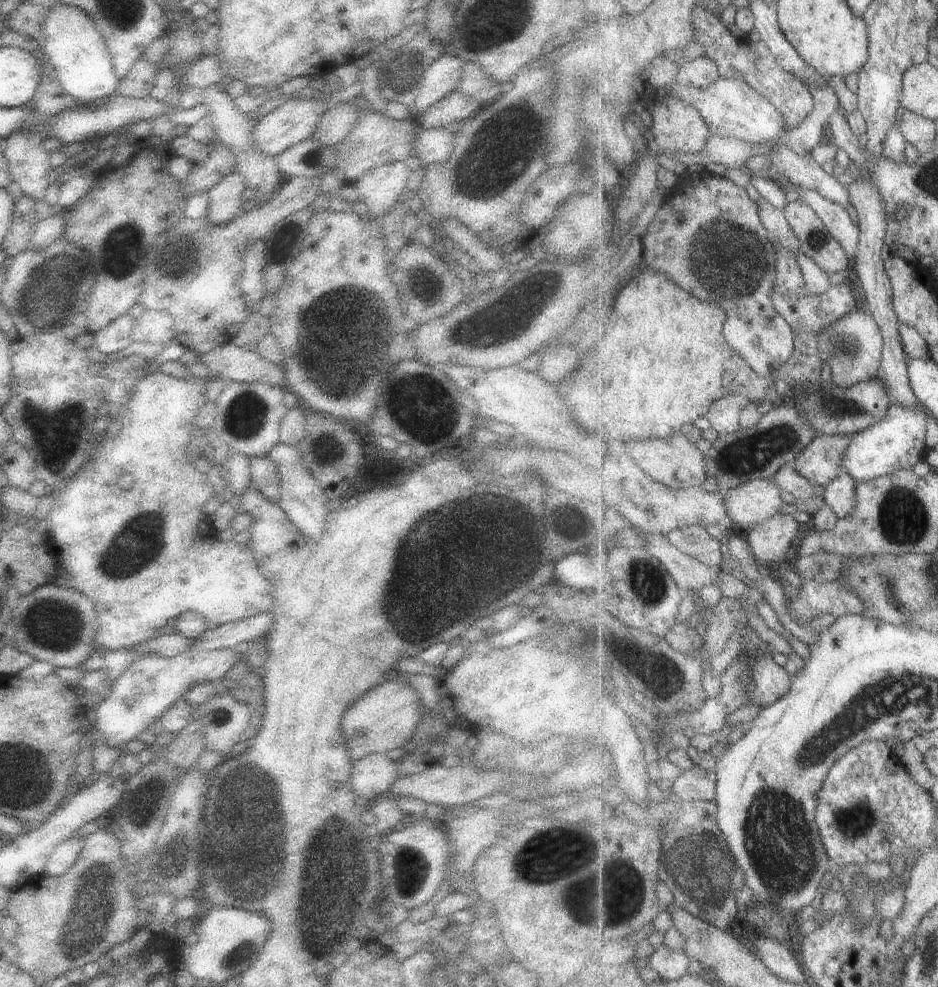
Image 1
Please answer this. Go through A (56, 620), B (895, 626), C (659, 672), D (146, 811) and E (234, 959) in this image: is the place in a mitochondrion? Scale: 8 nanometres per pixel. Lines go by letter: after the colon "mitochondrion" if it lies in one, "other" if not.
A: mitochondrion
B: other
C: mitochondrion
D: other
E: other

